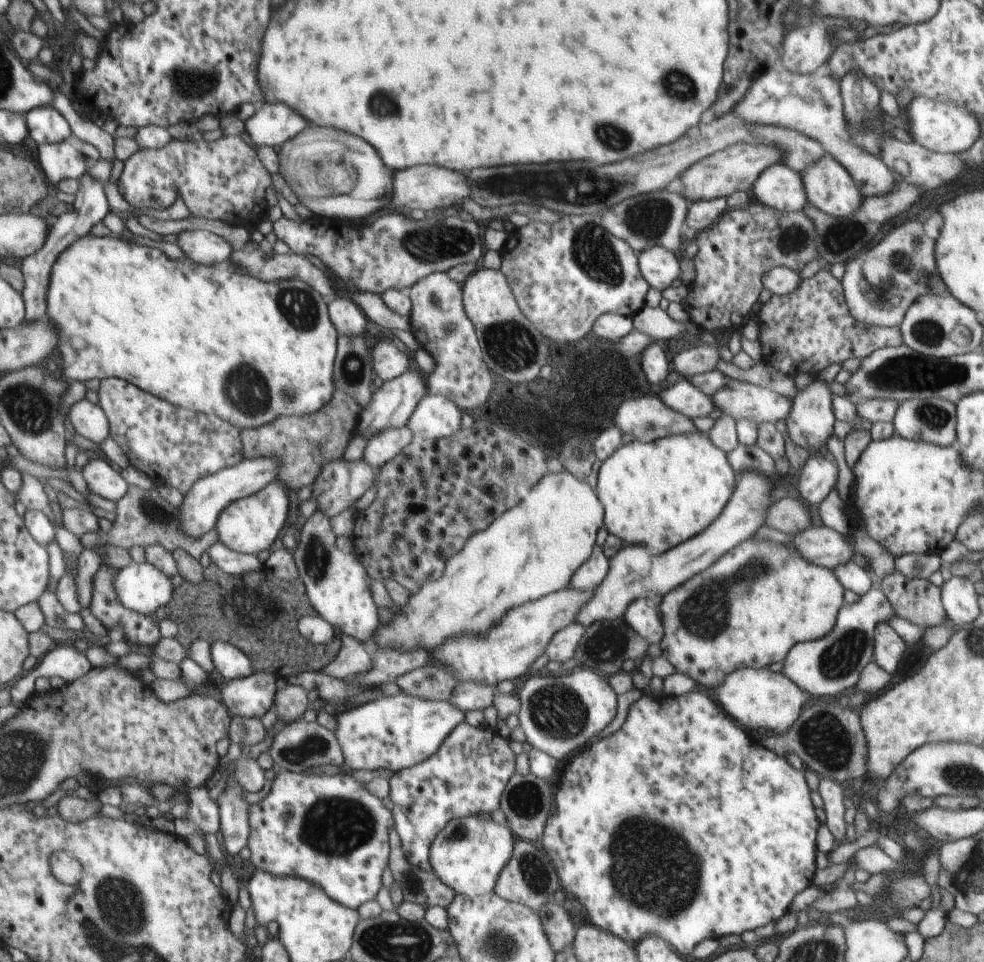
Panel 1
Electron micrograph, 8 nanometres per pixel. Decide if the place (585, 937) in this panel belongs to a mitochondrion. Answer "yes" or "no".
no

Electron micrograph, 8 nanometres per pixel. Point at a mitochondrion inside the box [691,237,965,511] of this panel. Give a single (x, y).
(930, 333)

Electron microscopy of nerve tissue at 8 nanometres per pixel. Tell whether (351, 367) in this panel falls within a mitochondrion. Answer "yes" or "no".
yes

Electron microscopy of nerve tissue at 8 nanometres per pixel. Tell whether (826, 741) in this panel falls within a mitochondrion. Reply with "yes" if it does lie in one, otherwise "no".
yes

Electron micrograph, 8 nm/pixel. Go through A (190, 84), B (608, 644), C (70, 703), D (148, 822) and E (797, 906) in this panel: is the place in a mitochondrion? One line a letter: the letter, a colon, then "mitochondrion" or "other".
A: mitochondrion
B: mitochondrion
C: other
D: other
E: other

